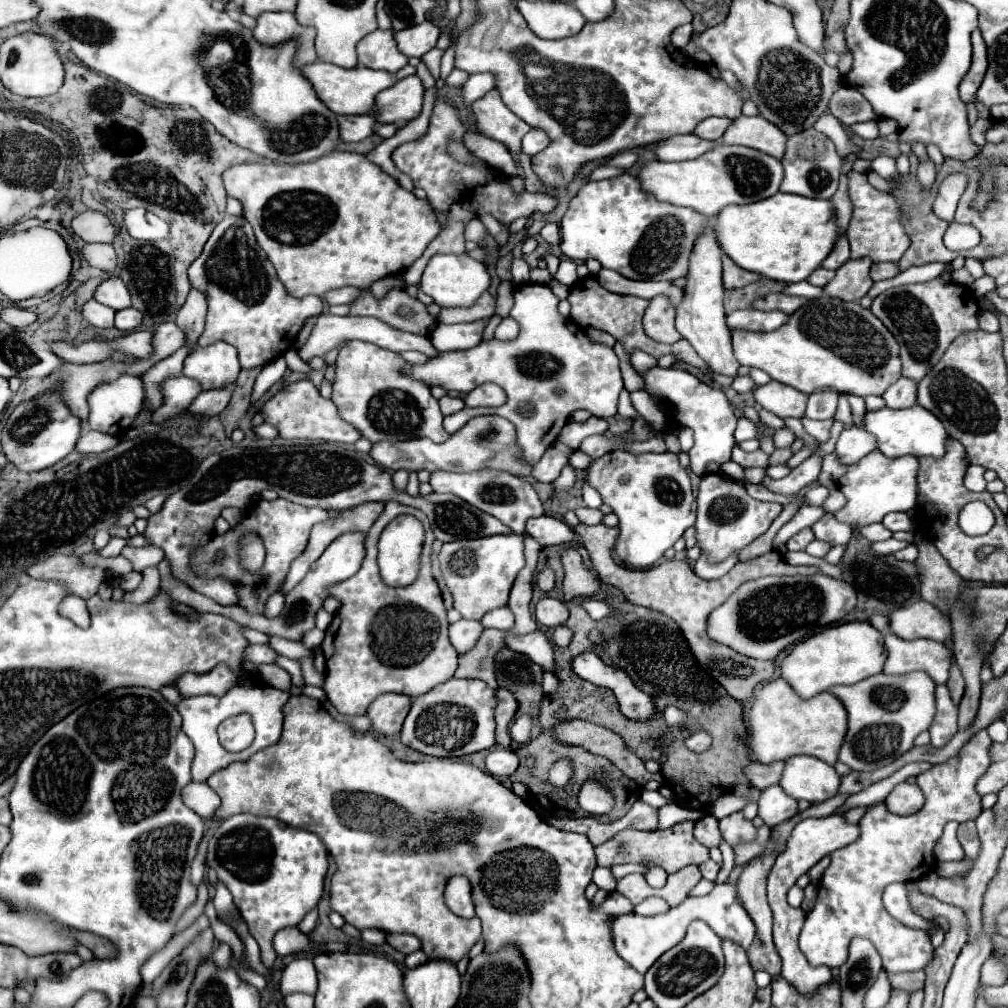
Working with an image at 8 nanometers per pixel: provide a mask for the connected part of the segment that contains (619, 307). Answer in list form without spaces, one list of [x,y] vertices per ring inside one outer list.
[[[588,276],[585,277],[585,279],[579,279],[577,283],[573,283],[567,301],[571,303],[571,319],[573,319],[573,321],[577,321],[577,323],[583,325],[583,327],[595,327],[595,329],[601,329],[601,331],[605,331],[605,333],[611,333],[617,341],[621,341],[621,343],[625,345],[625,351],[627,351],[627,353],[631,353],[633,349],[647,351],[647,353],[653,355],[653,357],[659,357],[659,355],[665,355],[665,353],[675,353],[675,355],[677,355],[679,359],[683,359],[685,363],[697,367],[699,371],[709,373],[711,379],[713,379],[719,387],[727,389],[727,387],[733,383],[731,377],[723,377],[723,375],[711,371],[711,369],[703,363],[703,359],[695,353],[695,349],[693,349],[685,339],[681,339],[681,341],[677,341],[677,343],[673,343],[673,345],[667,345],[667,343],[659,343],[659,341],[653,341],[651,337],[647,337],[645,331],[643,331],[643,325],[641,325],[643,313],[645,313],[645,309],[647,309],[647,305],[649,305],[647,299],[631,297],[631,295],[609,293],[609,291],[605,291],[605,288],[599,284],[594,276]]]

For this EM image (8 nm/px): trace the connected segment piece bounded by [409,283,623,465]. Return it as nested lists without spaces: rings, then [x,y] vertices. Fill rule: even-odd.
[[[521,285],[514,291],[513,298],[511,317],[521,327],[515,341],[481,341],[481,321],[463,325],[439,323],[431,335],[431,343],[439,351],[453,353],[441,353],[439,357],[429,359],[425,365],[411,365],[409,373],[431,387],[443,385],[447,391],[459,393],[469,393],[483,383],[497,383],[499,387],[503,387],[503,391],[507,393],[505,405],[495,409],[463,407],[455,415],[455,421],[443,421],[443,425],[449,433],[453,433],[475,415],[505,417],[517,427],[517,443],[523,449],[523,457],[527,457],[527,461],[535,465],[543,457],[547,447],[551,447],[551,443],[559,437],[573,411],[585,409],[591,415],[603,419],[616,415],[623,379],[613,347],[593,341],[583,327],[571,323],[571,319],[561,317],[561,313],[557,311],[559,299],[547,285]]]

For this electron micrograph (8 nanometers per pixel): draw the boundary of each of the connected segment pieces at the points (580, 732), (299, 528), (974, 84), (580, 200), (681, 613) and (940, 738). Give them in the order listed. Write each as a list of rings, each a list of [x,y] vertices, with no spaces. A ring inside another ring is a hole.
[[[567,721],[567,723],[559,723],[555,727],[555,737],[567,745],[579,745],[595,755],[601,755],[601,757],[607,757],[619,771],[623,771],[629,779],[637,781],[639,785],[645,785],[647,781],[659,781],[661,785],[667,785],[665,777],[661,773],[649,773],[643,765],[643,761],[633,755],[623,739],[601,727],[601,725],[595,725],[595,723],[589,723],[589,721]]]
[[[259,499],[255,505],[251,505],[245,513],[245,519],[229,529],[227,533],[223,535],[215,535],[207,545],[203,547],[197,547],[191,555],[191,561],[189,561],[189,567],[199,573],[201,577],[205,579],[215,579],[215,577],[223,577],[227,579],[229,583],[235,585],[235,591],[237,591],[237,605],[243,607],[245,611],[249,613],[255,613],[255,615],[263,615],[265,613],[265,603],[267,599],[281,587],[281,583],[285,581],[287,577],[287,571],[291,567],[291,561],[297,559],[305,547],[307,547],[307,541],[309,541],[309,533],[311,533],[311,527],[315,523],[321,523],[321,521],[327,521],[327,519],[333,519],[337,517],[339,513],[337,511],[329,511],[329,509],[323,509],[323,507],[303,507],[303,505],[295,505],[291,501],[285,501],[285,499],[275,499],[275,501],[265,501],[265,499]],[[245,533],[255,533],[259,535],[259,539],[263,541],[265,545],[265,563],[263,567],[253,575],[249,573],[241,561],[239,561],[239,541]],[[217,549],[225,549],[225,561],[221,563],[215,563],[215,555],[217,555]]]
[[[979,29],[973,31],[971,41],[973,41],[973,63],[971,63],[971,69],[967,71],[967,75],[959,83],[959,95],[961,95],[963,103],[971,103],[975,99],[975,93],[987,71],[987,47],[985,47],[985,41],[983,41]]]
[[[623,173],[613,179],[589,181],[581,187],[561,221],[563,255],[575,261],[597,259],[603,267],[627,279],[675,281],[685,277],[687,257],[707,219],[687,207],[657,201],[639,185],[639,179]]]
[[[579,525],[575,529],[581,537],[583,537],[583,543],[585,543],[585,549],[589,551],[589,557],[593,561],[593,569],[597,571],[599,579],[603,583],[609,583],[613,587],[617,587],[625,601],[627,603],[633,603],[633,605],[639,605],[639,607],[647,607],[647,609],[655,609],[655,611],[661,611],[665,613],[667,617],[675,619],[681,627],[681,631],[685,633],[685,639],[695,655],[695,659],[699,659],[701,665],[709,667],[713,677],[719,679],[719,683],[727,689],[729,695],[733,695],[733,699],[739,699],[739,701],[747,701],[753,697],[753,691],[759,683],[763,681],[769,681],[773,677],[773,671],[775,671],[775,659],[771,661],[759,661],[759,659],[751,659],[751,657],[743,657],[739,653],[735,653],[733,649],[721,645],[721,643],[715,643],[711,641],[707,635],[697,635],[697,629],[707,629],[707,617],[713,609],[717,609],[741,583],[747,583],[751,579],[759,579],[759,577],[765,577],[765,575],[815,575],[819,573],[817,567],[805,567],[805,565],[789,565],[783,555],[779,551],[769,551],[765,555],[759,555],[759,557],[753,557],[753,559],[747,559],[747,561],[739,561],[729,573],[727,577],[719,579],[719,581],[705,581],[701,577],[695,575],[693,567],[685,561],[685,559],[671,559],[671,561],[663,561],[655,567],[649,567],[645,571],[637,571],[637,569],[629,569],[629,567],[623,567],[619,563],[615,563],[613,559],[613,549],[615,549],[615,539],[619,537],[619,529],[617,527],[607,527],[607,525],[595,525],[595,527],[589,527],[589,525]],[[717,661],[733,661],[735,665],[741,665],[741,667],[749,667],[751,673],[747,677],[735,677],[735,675],[729,675],[725,671],[721,671],[717,667]]]
[[[945,685],[937,687],[937,715],[929,733],[931,745],[935,747],[943,747],[957,733],[957,705]]]

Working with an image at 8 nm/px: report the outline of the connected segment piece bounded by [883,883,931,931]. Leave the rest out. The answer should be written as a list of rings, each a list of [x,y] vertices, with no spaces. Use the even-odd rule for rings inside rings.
[[[893,883],[885,889],[883,895],[885,907],[887,911],[903,925],[911,927],[911,929],[921,929],[921,931],[931,931],[931,921],[923,919],[921,915],[913,913],[913,907],[909,903],[909,891],[905,887],[905,883]]]

